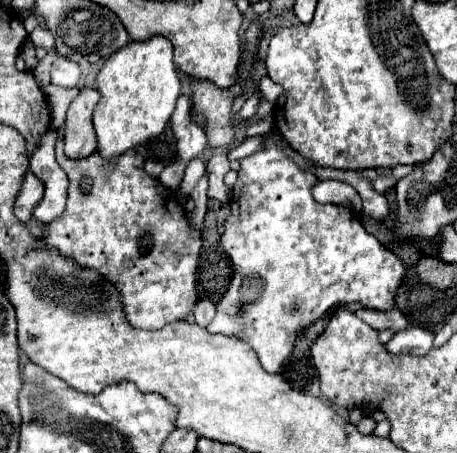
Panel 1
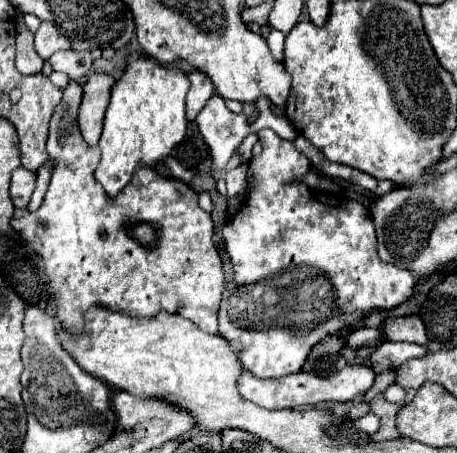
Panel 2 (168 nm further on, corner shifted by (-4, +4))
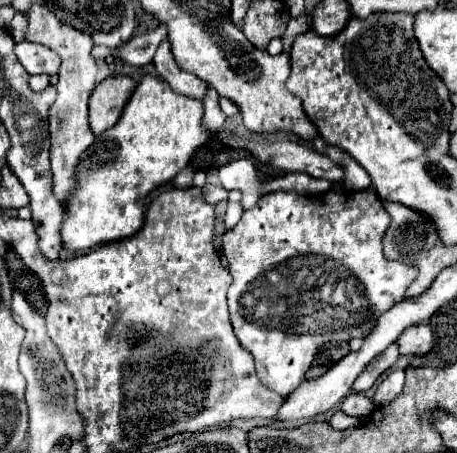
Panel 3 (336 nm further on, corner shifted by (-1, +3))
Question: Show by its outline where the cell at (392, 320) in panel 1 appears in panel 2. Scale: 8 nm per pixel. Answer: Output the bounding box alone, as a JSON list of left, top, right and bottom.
[383,316,427,344]

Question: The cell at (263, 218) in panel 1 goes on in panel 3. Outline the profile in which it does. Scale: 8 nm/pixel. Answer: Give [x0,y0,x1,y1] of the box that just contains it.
[224,189,418,397]

